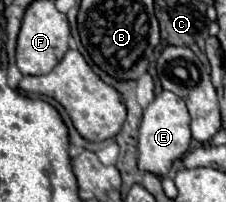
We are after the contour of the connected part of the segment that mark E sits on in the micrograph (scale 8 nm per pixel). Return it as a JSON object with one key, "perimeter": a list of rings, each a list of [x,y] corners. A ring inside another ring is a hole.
{"perimeter":[[[161,92],[143,112],[143,122],[139,126],[139,170],[151,172],[155,176],[167,176],[173,162],[187,154],[191,146],[191,116],[187,114],[185,102],[173,92]]]}

